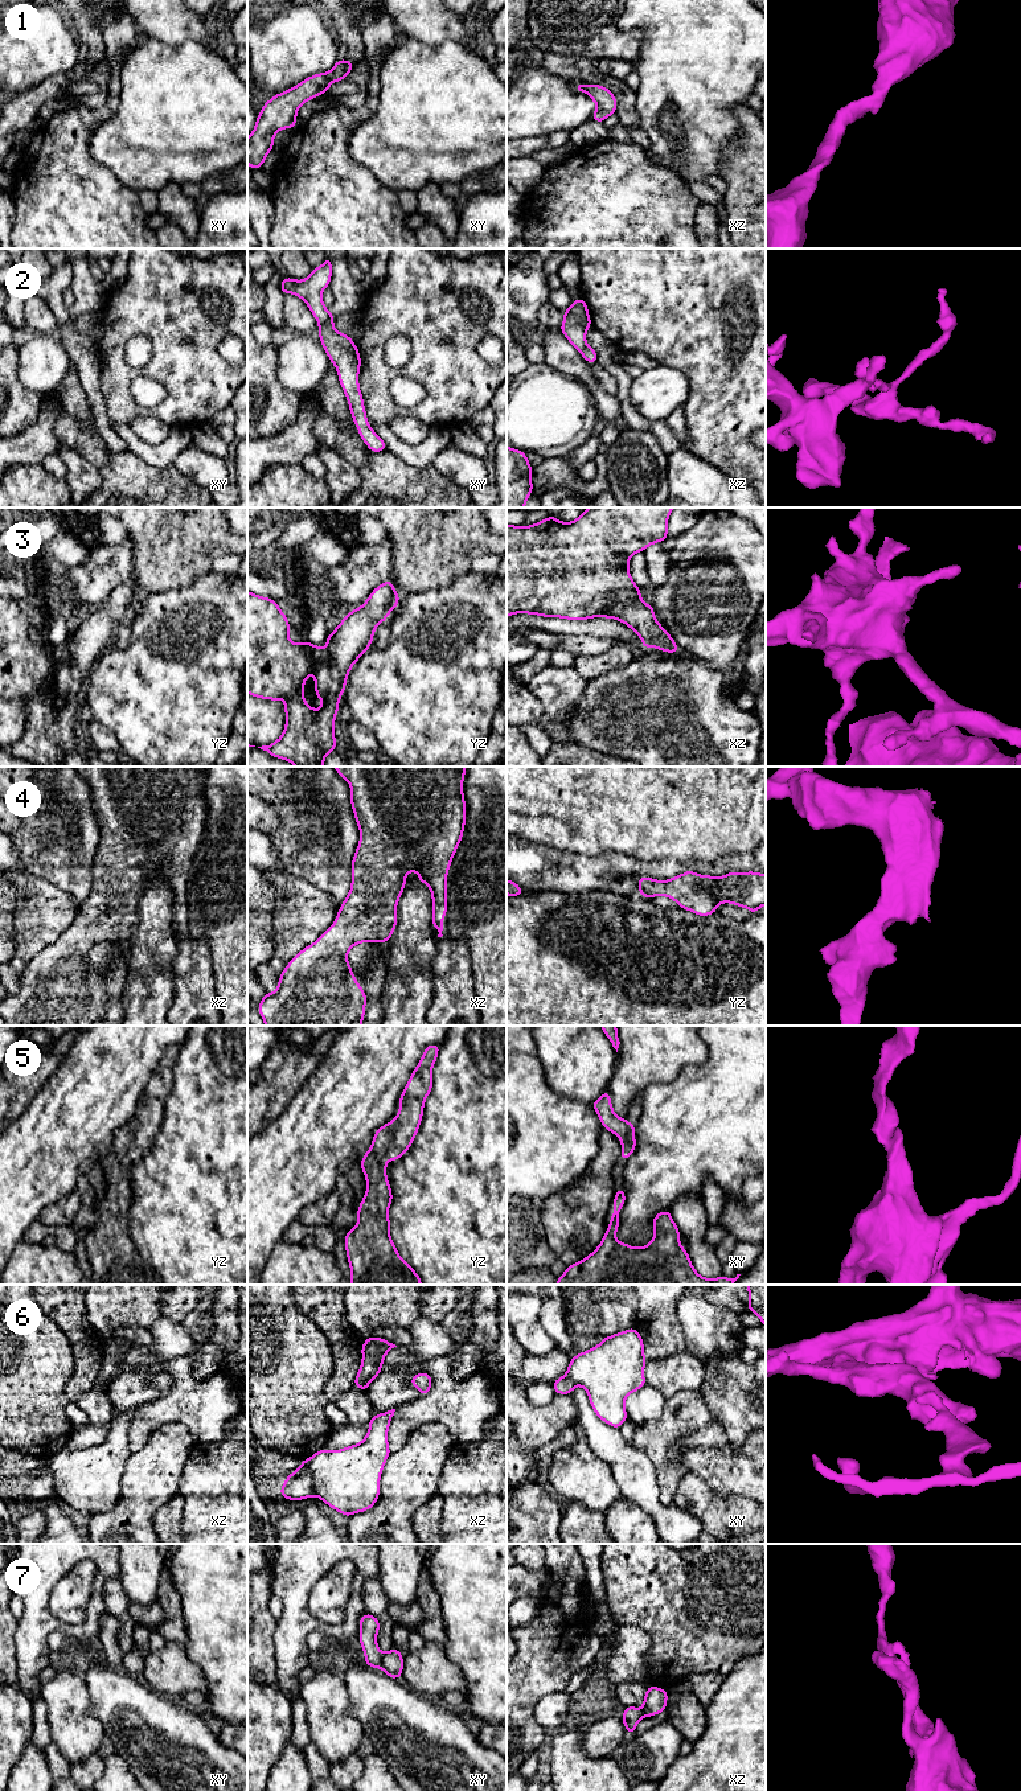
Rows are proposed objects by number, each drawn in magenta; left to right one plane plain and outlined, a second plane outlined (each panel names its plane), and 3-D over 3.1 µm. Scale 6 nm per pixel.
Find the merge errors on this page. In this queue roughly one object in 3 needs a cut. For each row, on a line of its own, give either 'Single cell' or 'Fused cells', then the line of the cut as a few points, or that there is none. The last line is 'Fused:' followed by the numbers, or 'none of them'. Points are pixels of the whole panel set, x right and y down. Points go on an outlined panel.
1: Single cell. No split
2: Fused cells. Split along xy (329, 313), (319, 325)
3: Single cell. No split
4: Single cell. No split
5: Single cell. No split
6: Fused cells. Split along xz (307, 1459), (314, 1494)
7: Fused cells. Split along xy (384, 1654), (381, 1664)
Fused: 2, 6, 7

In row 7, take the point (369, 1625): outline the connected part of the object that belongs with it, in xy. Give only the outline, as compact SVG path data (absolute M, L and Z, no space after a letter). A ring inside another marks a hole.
M364 1614L360 1618L358 1640L362 1646L365 1664L370 1668L380 1668L382 1665L382 1652L377 1644L377 1634L381 1624L380 1620L372 1614Z

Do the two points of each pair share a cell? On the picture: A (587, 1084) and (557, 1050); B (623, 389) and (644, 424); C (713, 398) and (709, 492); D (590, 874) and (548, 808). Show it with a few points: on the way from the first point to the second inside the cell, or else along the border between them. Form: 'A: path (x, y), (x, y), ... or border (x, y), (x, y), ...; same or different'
A: path (581, 1076), (562, 1058); same
B: path (623, 398), (626, 407), (635, 417); same
C: border (685, 448), (714, 468); different
D: border (545, 846), (585, 854), (607, 851); different

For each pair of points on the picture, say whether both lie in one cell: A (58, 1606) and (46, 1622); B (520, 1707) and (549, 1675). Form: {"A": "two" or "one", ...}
{"A": "two", "B": "one"}

